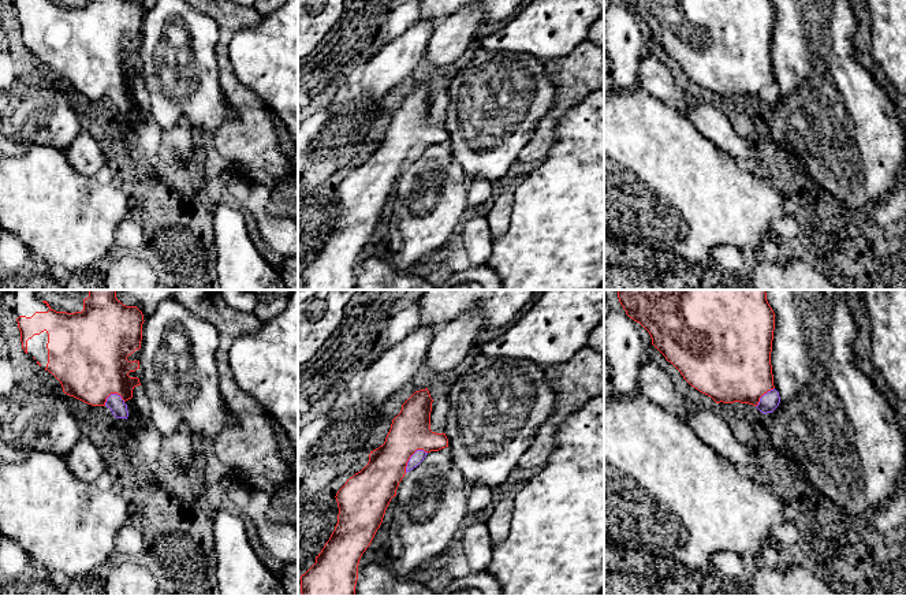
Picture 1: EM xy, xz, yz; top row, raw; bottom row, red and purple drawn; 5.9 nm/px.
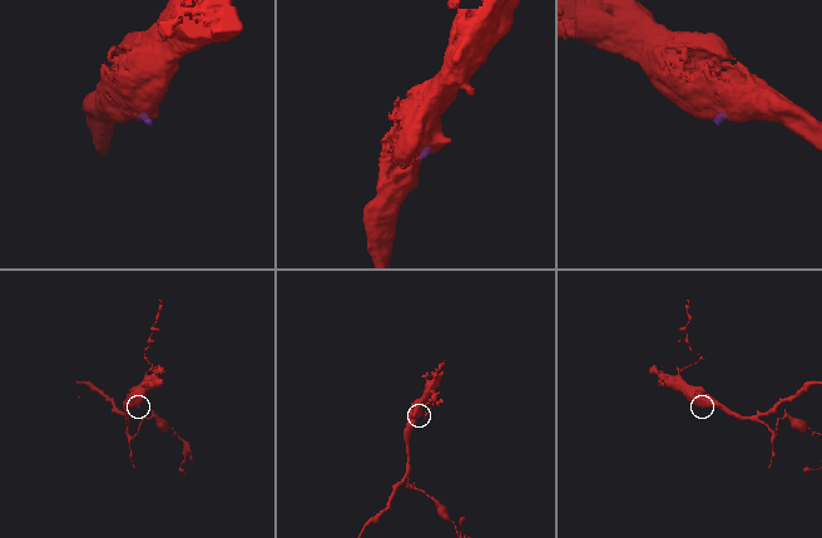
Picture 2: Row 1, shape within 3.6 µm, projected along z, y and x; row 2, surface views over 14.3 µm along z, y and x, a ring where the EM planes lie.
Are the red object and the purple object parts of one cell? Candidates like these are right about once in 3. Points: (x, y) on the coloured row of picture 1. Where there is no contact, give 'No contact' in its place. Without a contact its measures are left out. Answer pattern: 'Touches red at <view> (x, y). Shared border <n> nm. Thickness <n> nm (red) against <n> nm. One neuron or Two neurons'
Touches red at xz (410, 455). Shared border 180 nm. Thickness 240 nm (red) against 70 nm. One neuron

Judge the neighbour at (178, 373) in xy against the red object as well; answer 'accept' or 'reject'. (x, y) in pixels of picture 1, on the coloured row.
reject

